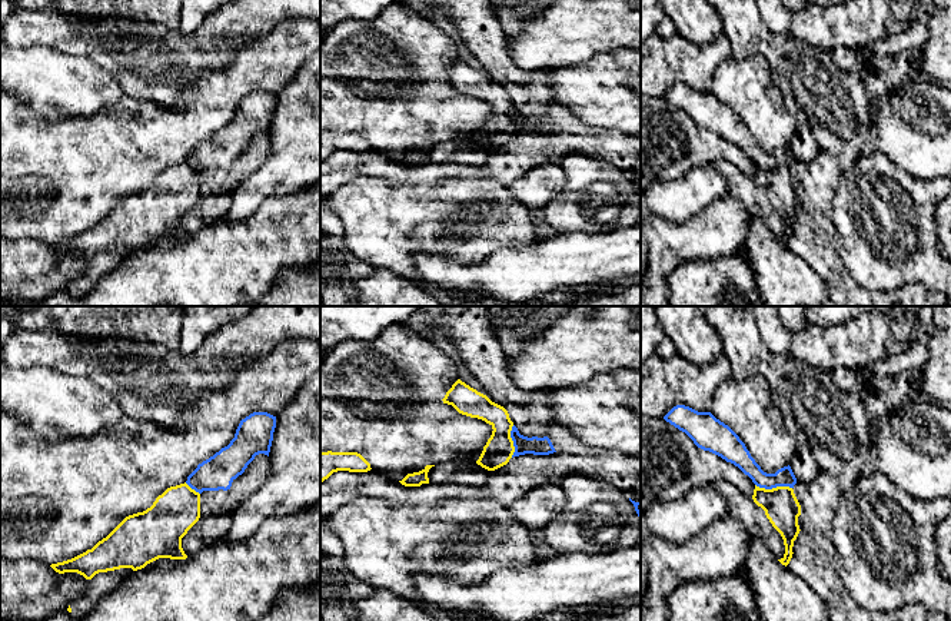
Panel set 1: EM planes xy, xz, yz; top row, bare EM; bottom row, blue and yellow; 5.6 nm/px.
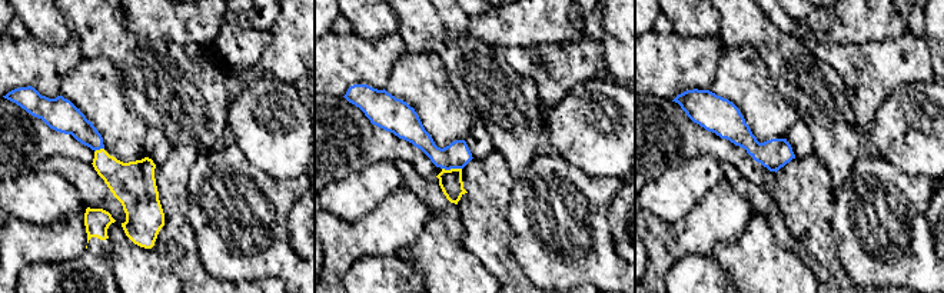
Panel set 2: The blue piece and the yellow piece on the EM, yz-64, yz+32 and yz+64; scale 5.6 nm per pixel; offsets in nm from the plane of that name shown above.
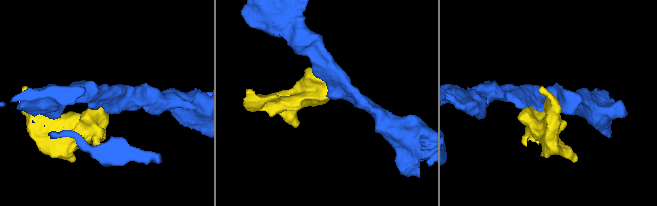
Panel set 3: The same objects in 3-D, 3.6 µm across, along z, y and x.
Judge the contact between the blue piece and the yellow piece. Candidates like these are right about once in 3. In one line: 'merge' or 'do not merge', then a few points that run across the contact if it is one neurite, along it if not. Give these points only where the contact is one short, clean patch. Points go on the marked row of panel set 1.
do not merge | yz (755, 484), (764, 488), (791, 488)

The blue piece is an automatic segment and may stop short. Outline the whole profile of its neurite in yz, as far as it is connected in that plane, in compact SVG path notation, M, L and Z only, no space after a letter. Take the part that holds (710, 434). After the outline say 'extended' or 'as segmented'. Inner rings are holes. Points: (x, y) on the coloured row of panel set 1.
M676 405L664 419L685 432L698 448L709 451L738 466L759 488L794 488L797 484L789 465L775 474L764 472L739 436L711 412L698 412L689 406Z; as segmented

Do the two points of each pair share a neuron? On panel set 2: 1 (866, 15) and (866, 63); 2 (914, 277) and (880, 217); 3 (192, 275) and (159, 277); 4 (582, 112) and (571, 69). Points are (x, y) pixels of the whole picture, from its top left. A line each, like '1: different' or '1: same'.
1: different
2: same
3: different
4: different

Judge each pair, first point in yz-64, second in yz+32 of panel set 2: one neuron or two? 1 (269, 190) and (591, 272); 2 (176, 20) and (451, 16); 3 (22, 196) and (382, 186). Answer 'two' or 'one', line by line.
1: one
2: two
3: one

